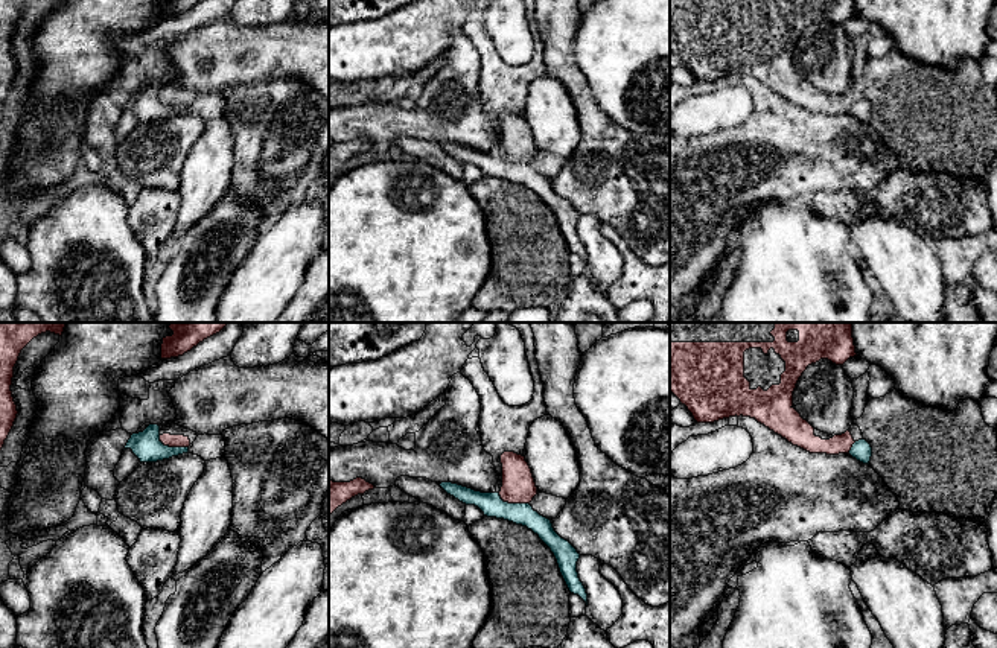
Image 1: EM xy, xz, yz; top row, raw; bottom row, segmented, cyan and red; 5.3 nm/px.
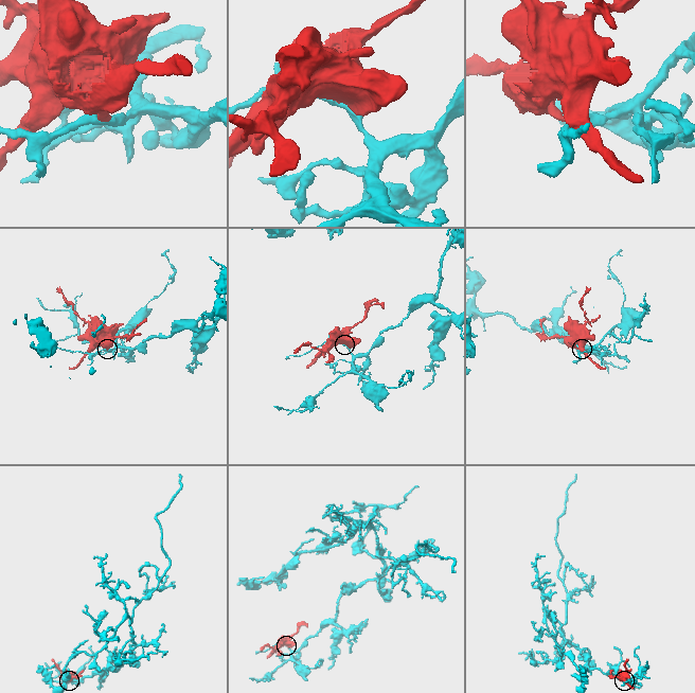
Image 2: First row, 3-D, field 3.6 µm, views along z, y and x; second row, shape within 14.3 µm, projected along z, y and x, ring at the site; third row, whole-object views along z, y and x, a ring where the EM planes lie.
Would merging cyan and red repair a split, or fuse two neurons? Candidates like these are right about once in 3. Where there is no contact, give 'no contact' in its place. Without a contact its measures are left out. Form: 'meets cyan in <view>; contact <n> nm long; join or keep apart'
meets cyan in xy; contact 170 nm long; keep apart

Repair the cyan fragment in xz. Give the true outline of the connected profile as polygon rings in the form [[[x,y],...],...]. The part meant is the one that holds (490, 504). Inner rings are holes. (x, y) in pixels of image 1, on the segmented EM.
[[[441,482],[440,487],[460,502],[478,507],[487,517],[504,519],[527,526],[537,534],[554,554],[569,592],[578,595],[588,605],[588,593],[577,572],[580,554],[568,540],[554,531],[549,519],[534,511],[530,503],[504,502],[496,491],[481,493],[452,482]]]

